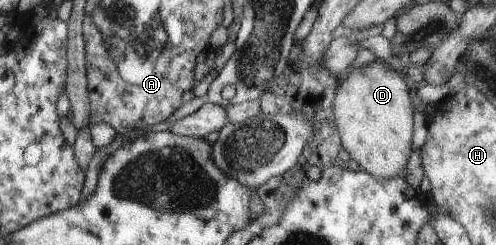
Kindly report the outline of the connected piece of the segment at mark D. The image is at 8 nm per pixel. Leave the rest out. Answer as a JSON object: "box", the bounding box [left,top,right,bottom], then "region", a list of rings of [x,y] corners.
{"box":[332,59,413,178],"region":[[[378,59],[374,60],[372,64],[353,69],[334,90],[332,113],[342,149],[349,154],[350,160],[359,165],[360,170],[365,171],[371,177],[393,178],[405,167],[407,157],[411,153],[409,139],[411,139],[413,110],[404,79],[397,73],[389,71],[385,65],[381,65]]]}

